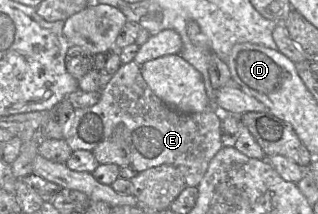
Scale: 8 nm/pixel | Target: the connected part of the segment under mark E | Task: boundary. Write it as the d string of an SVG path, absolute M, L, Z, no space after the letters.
M131 61L121 64L107 85L100 90L100 99L95 105L74 111L64 140L72 151L92 151L97 145L108 139L117 126L122 125L124 140L130 150L130 166L137 173L167 164L181 172L186 186L197 187L205 175L211 159L223 147L220 123L221 119L214 110L183 114L170 108L150 89L142 77L140 65Z

